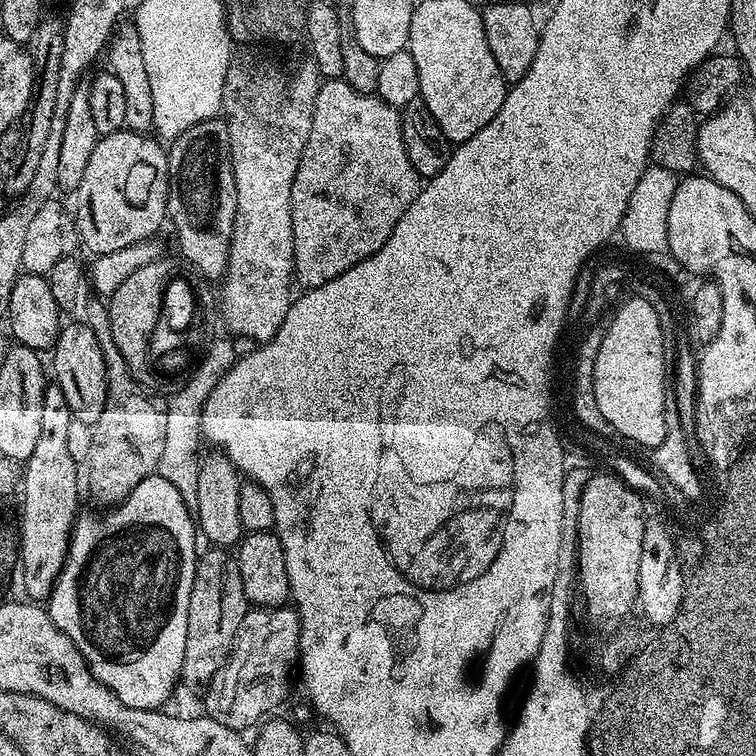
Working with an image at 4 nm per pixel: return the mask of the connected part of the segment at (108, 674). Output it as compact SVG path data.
M157 474L147 476L134 490L122 501L115 505L111 510L105 511L101 520L95 520L92 516L81 515L77 519L73 530L72 539L68 542L68 556L64 559L64 569L60 572L60 577L56 579L56 585L51 596L46 601L48 617L78 646L82 658L88 663L88 669L103 682L117 698L127 706L127 708L155 708L163 709L164 704L172 696L172 687L176 680L181 679L180 667L184 661L184 651L186 650L186 622L190 614L190 590L194 586L194 574L196 573L196 561L198 559L195 552L194 538L197 532L197 525L194 518L187 512L186 504L182 500L178 490L166 482Z

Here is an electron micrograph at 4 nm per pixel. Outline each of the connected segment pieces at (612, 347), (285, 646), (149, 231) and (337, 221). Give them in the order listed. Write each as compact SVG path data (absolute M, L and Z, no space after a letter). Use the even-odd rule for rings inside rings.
M633 294L620 309L607 321L607 328L602 339L602 346L598 349L597 361L594 362L594 398L598 402L598 409L610 422L617 437L625 441L630 438L636 440L652 439L660 433L660 419L658 416L666 408L665 383L666 361L663 328L659 316L643 294Z
M281 606L278 608L253 607L242 618L242 626L238 626L238 634L232 643L232 653L228 656L228 663L220 671L219 676L212 679L207 689L212 699L214 715L222 726L230 726L234 731L243 733L244 728L255 729L284 699L288 696L288 675L293 675L294 661L300 650L300 616L295 607Z
M127 130L100 136L94 146L94 154L90 154L86 174L82 174L82 182L74 193L74 217L79 232L79 243L84 248L88 247L96 256L105 256L118 250L126 250L126 246L153 239L157 235L155 232L166 224L168 185L168 153L159 139L143 132Z
M341 78L325 79L314 102L310 138L306 138L306 150L302 150L298 174L294 174L294 186L290 190L295 283L304 290L317 288L382 250L386 238L398 226L398 218L406 214L421 187L422 178L410 166L406 154L400 112L377 95L367 96L352 90Z

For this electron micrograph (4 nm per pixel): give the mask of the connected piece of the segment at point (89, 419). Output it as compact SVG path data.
M83 322L77 324L65 323L60 330L60 336L56 339L56 347L51 349L52 364L50 360L50 372L54 375L54 382L62 390L62 394L66 394L66 402L70 405L72 411L72 419L78 422L86 422L92 425L98 422L99 416L102 415L102 406L106 406L106 362L102 350L98 346L98 338L94 338L94 330L90 330L90 326Z

